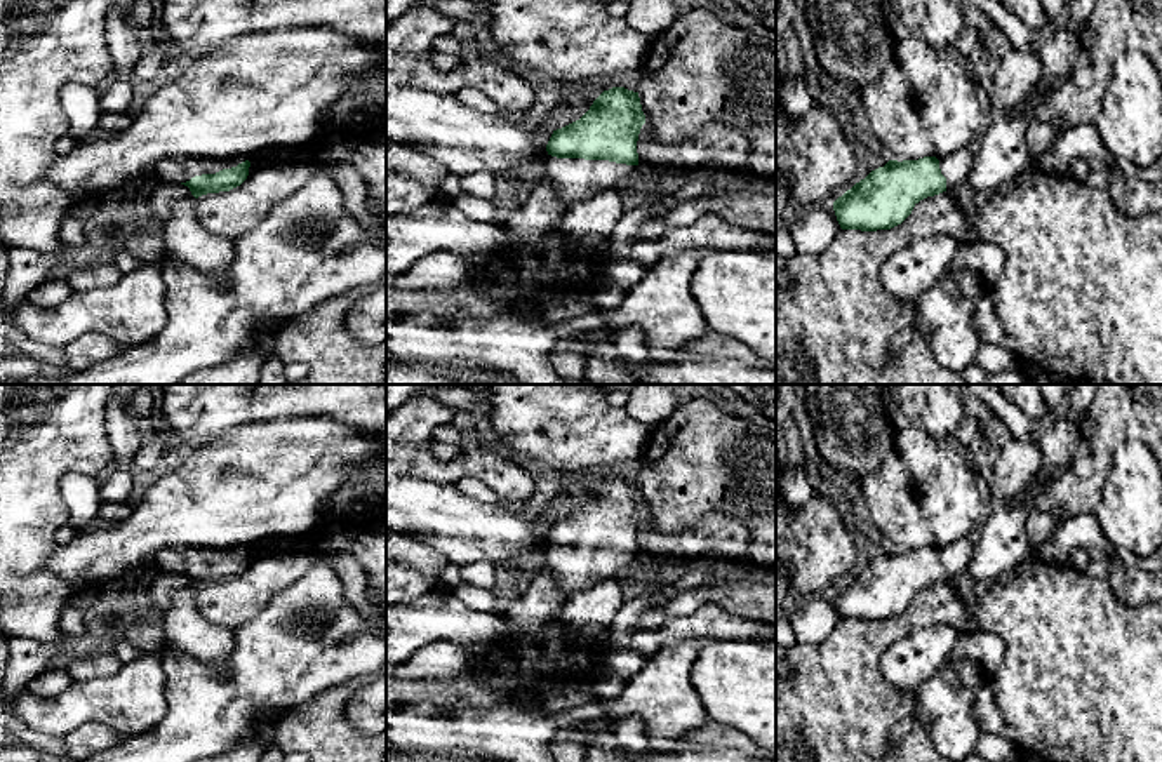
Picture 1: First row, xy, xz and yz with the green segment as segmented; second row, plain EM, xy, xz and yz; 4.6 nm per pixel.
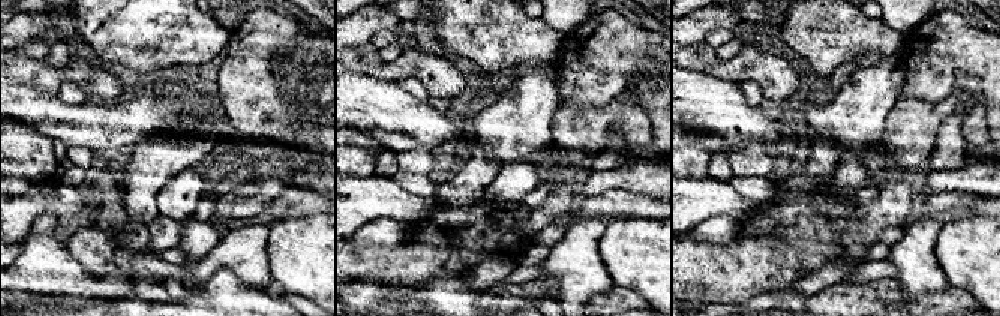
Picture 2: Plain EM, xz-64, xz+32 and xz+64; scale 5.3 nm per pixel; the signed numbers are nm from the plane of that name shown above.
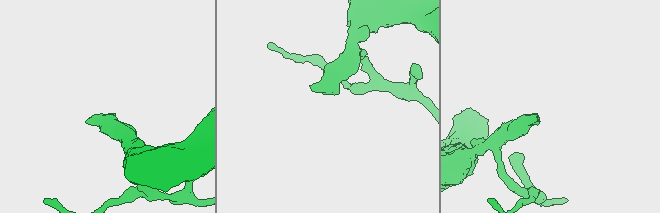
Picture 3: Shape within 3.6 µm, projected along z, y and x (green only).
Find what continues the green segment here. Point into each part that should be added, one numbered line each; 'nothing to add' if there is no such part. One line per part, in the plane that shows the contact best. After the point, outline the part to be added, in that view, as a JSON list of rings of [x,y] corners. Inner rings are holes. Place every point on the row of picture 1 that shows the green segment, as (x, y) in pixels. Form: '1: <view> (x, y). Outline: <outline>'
1: xz (574, 180). Outline: [[[544,158],[544,181],[564,198],[567,209],[574,204],[605,190],[618,190],[619,181],[637,165],[616,164],[609,160],[584,158]]]

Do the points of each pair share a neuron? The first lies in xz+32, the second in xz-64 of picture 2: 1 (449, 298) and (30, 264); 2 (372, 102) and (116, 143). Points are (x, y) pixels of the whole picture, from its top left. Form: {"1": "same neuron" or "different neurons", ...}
{"1": "same neuron", "2": "same neuron"}

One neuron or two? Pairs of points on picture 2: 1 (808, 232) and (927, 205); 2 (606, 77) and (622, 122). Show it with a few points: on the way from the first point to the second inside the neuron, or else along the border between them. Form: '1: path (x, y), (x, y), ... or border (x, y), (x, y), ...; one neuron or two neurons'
1: border (919, 198), (915, 213); two neurons
2: border (616, 99), (600, 108), (580, 107); two neurons

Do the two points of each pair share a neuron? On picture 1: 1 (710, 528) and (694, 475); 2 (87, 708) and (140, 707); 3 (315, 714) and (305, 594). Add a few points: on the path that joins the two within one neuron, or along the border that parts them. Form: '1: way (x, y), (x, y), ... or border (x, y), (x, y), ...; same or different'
1: border (747, 526), (708, 514), (668, 533); different
2: way (100, 705), (127, 705); same
3: border (350, 679), (280, 714); different

